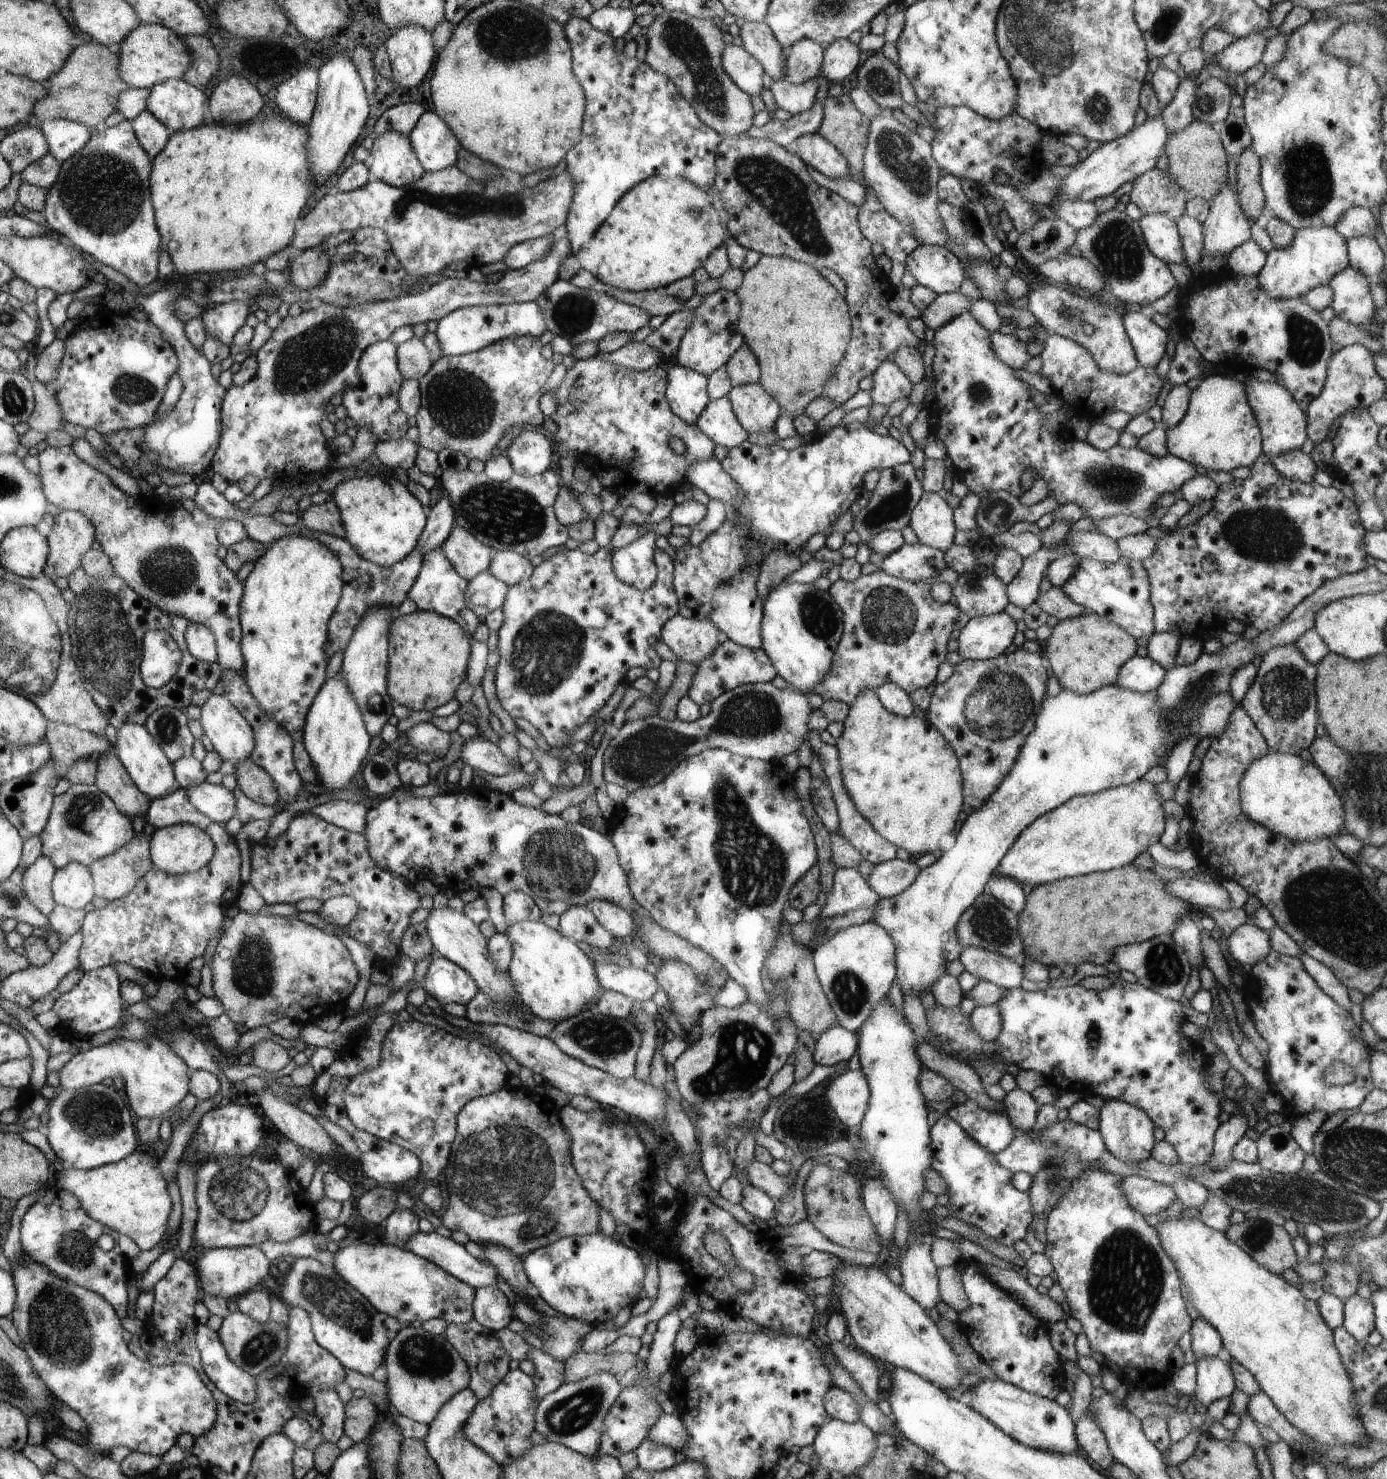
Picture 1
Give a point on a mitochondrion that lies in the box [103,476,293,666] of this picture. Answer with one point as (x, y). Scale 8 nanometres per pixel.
(168, 568)

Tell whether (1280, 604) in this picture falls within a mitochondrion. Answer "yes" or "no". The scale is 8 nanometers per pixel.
no

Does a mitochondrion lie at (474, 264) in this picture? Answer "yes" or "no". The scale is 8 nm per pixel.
no

